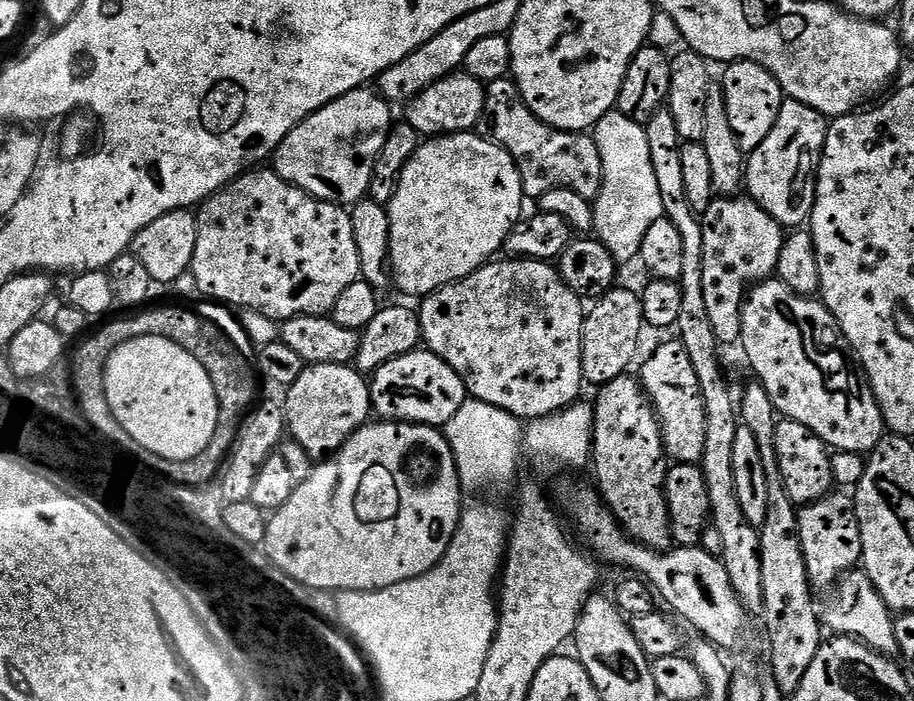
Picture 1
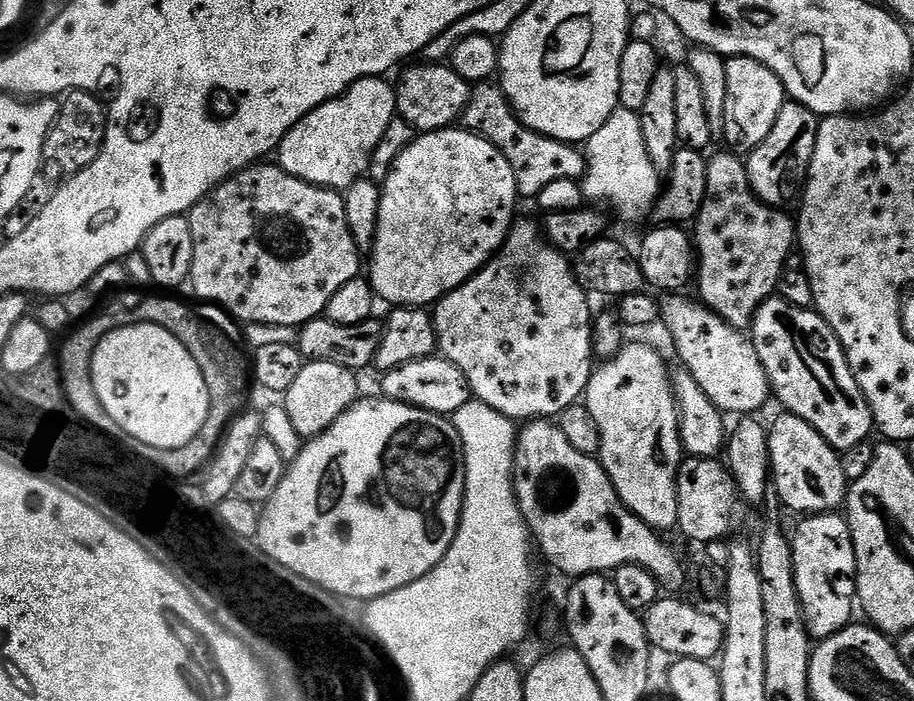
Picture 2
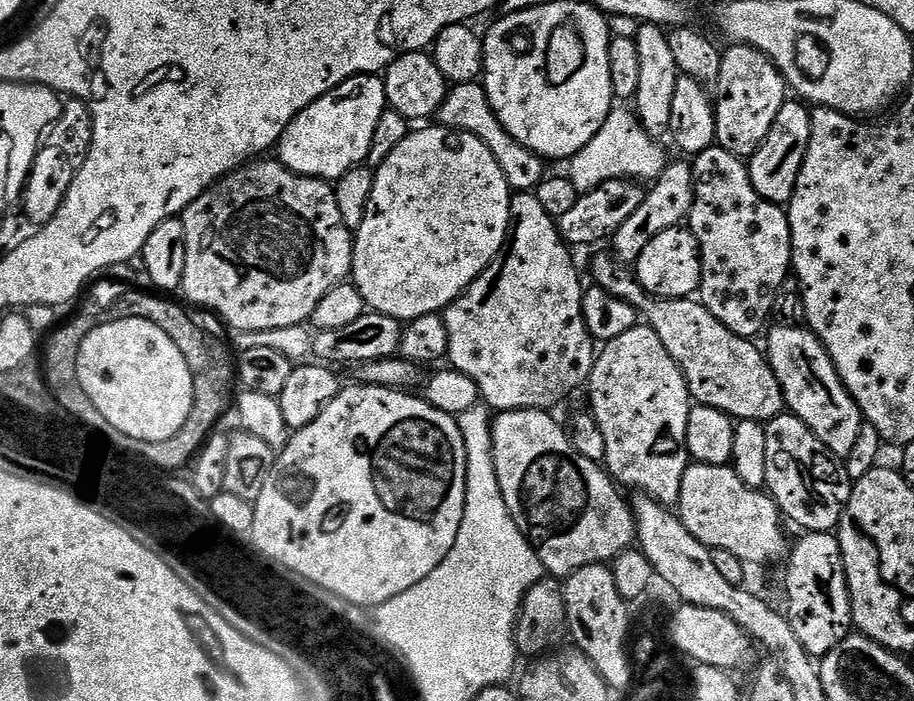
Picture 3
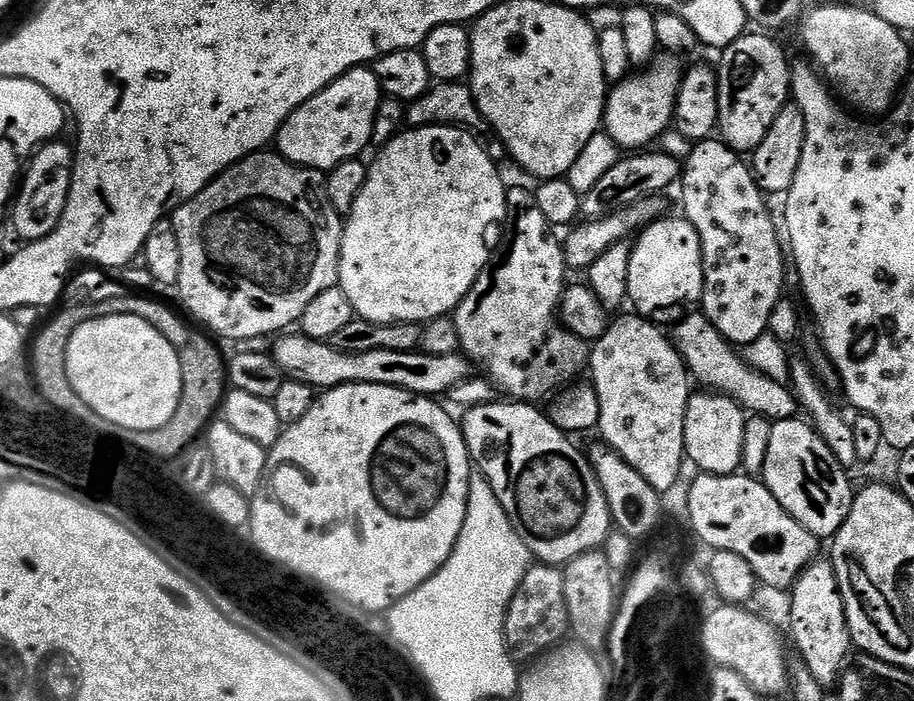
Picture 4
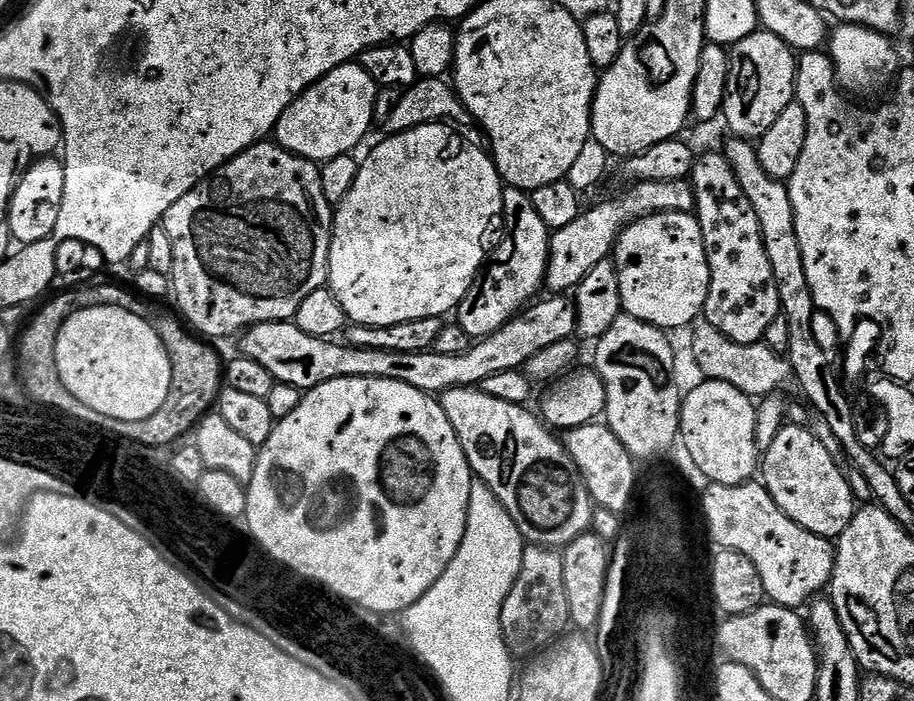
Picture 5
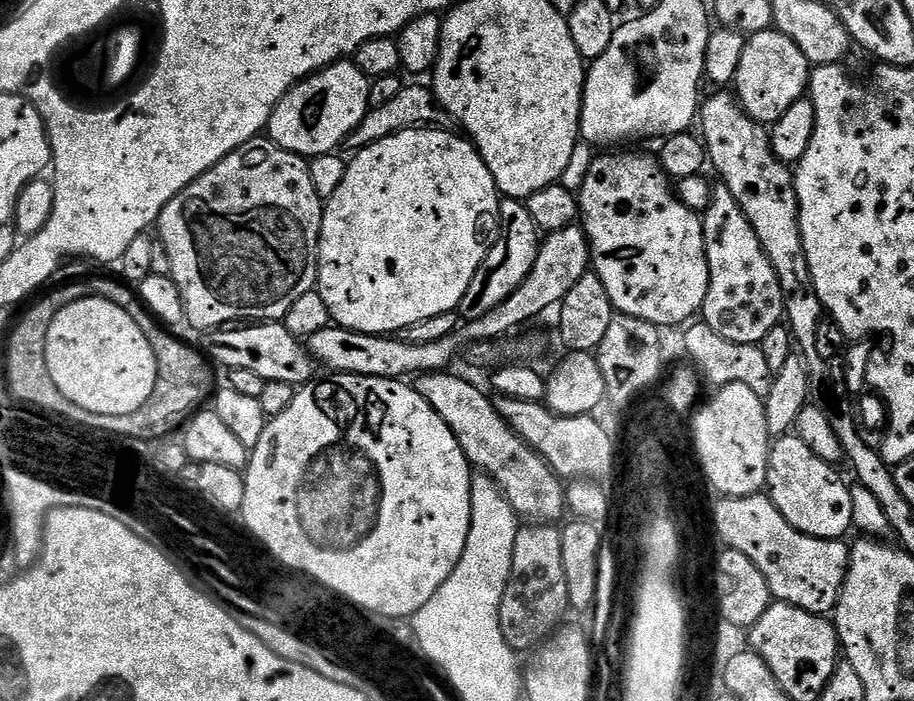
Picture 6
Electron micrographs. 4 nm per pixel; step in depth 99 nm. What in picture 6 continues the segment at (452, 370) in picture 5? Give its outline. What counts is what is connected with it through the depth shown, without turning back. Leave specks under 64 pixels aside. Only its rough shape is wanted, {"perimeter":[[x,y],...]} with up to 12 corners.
{"perimeter":[[280,322],[209,331],[224,370],[303,386],[318,368]]}

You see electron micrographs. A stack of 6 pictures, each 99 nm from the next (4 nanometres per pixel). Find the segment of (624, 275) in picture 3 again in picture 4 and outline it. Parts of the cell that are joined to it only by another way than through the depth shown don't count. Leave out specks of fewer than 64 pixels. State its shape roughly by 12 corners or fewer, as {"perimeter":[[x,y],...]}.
{"perimeter":[[703,316],[670,332],[701,389],[773,422],[796,396],[745,363]]}

